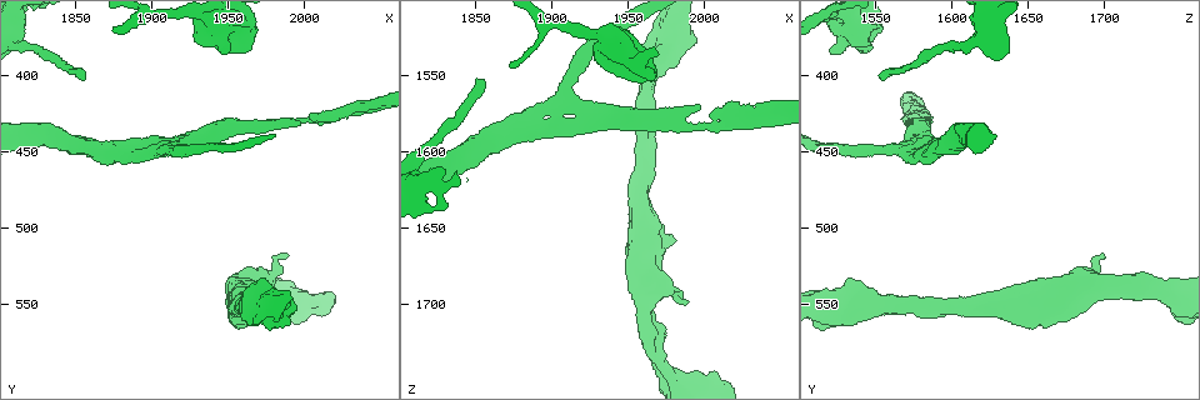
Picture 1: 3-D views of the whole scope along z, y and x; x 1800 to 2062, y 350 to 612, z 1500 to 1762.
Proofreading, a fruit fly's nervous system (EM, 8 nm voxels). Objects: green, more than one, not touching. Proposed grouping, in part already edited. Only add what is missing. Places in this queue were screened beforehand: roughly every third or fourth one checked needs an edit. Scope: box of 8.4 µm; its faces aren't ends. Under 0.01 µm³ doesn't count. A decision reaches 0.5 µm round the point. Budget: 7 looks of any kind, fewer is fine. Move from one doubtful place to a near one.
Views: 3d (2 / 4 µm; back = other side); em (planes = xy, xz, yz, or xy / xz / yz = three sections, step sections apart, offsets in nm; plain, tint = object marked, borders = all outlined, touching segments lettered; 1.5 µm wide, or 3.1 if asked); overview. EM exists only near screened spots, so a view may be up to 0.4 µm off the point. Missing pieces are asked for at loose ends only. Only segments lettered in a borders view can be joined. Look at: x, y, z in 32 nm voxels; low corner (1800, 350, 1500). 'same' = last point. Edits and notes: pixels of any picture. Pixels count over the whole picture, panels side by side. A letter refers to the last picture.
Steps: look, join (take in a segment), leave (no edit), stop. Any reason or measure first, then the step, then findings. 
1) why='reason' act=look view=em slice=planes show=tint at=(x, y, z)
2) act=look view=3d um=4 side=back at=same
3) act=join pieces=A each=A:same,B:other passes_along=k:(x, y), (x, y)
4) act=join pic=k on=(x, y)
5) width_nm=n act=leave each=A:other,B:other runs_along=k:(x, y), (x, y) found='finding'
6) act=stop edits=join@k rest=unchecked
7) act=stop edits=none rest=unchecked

why='long arm stops here' act=look view=3d um=4 at=(1856, 400, 1554)

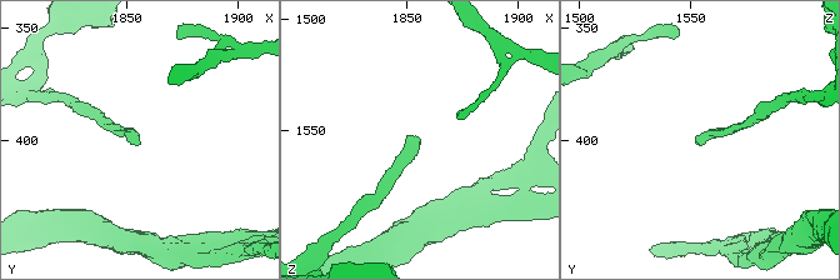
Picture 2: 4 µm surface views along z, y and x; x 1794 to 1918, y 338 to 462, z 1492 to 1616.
why='shape alone is not enough' act=look view=em slice=xy step=8 show=borders at=(1856, 401, 1556)

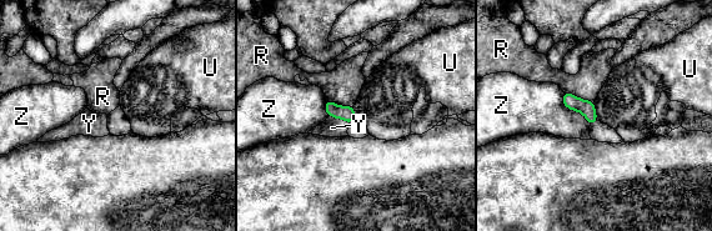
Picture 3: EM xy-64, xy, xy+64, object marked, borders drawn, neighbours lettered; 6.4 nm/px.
longest_contact=Z:280nm act=join pieces=Y each=R:other,U:other,Y:same,Z:other found='it goes on there'

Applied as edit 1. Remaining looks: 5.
why='free end' act=look view=3d um=4 side=back at=(1990, 518, 1696)

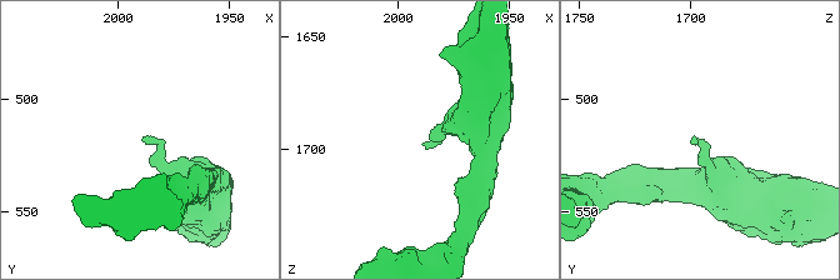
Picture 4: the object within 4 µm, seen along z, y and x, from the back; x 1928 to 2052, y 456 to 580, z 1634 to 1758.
act=look view=em slice=xy step=4 show=tint at=(1988, 518, 1697)

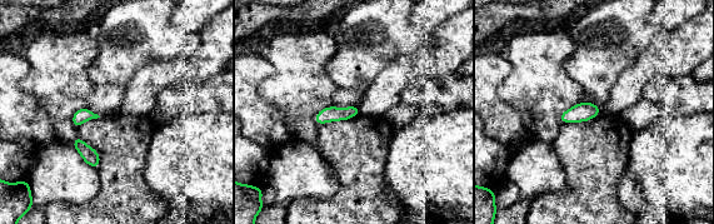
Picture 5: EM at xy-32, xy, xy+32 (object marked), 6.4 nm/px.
why='cut it another way' act=look view=em slice=planes show=borders at=same

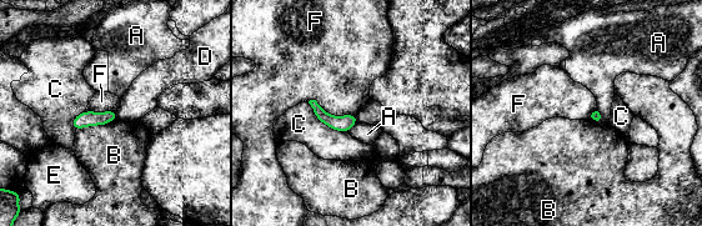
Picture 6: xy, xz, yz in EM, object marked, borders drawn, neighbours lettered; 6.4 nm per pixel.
act=leave each=A:other,B:other,C:other,D:other,E:other,F:other border=6:(307, 101), (334, 115), (355, 115) found='none of them fits'

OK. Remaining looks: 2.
act=stop edits=join@3 rest=unchecked

